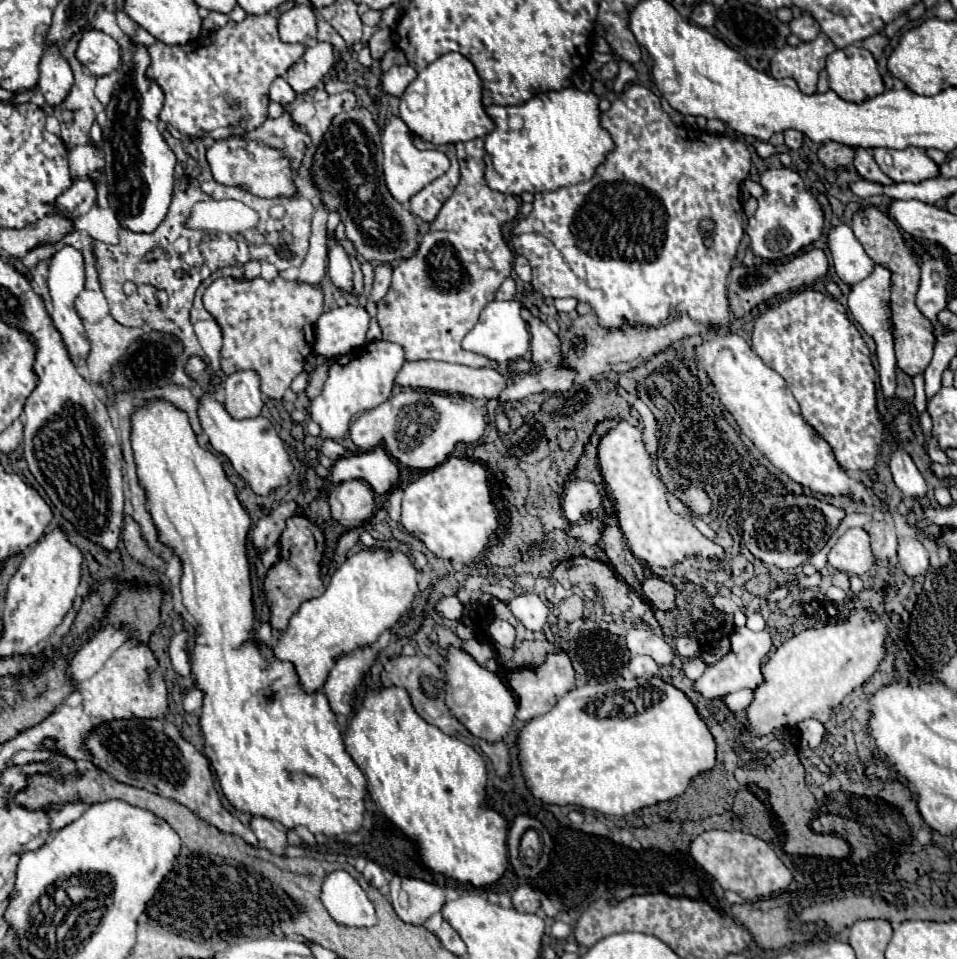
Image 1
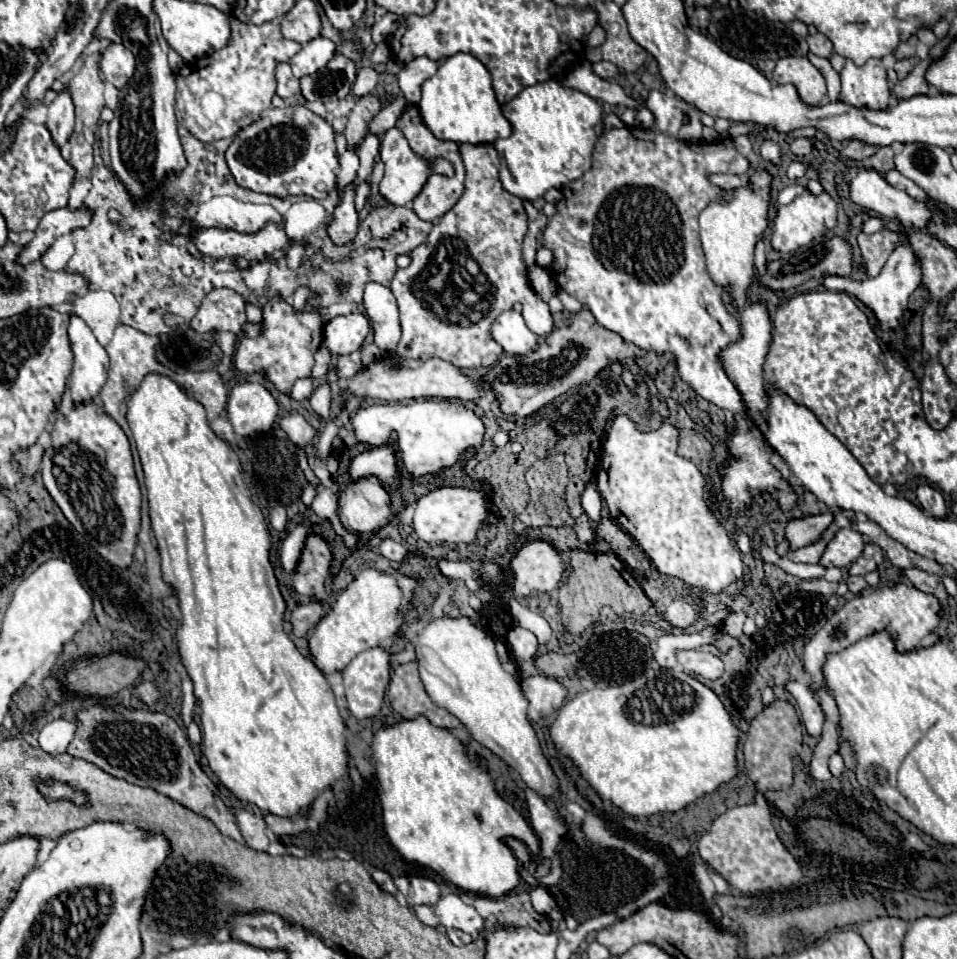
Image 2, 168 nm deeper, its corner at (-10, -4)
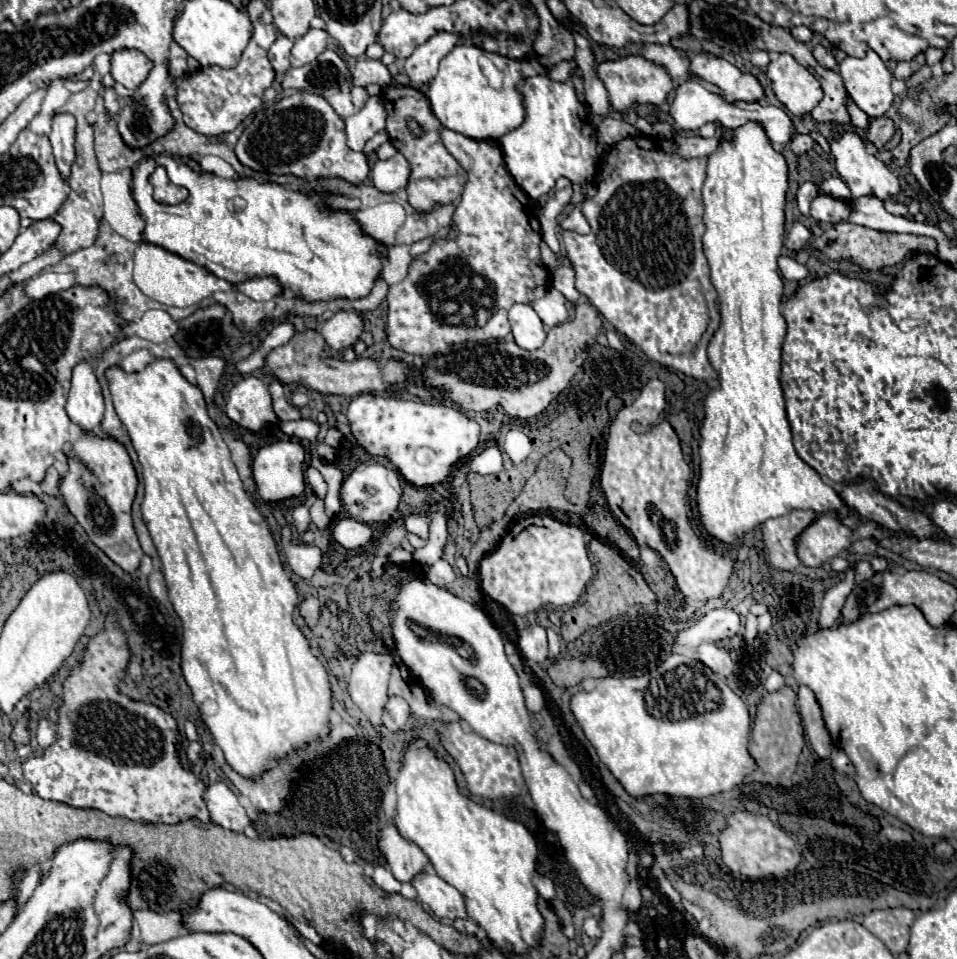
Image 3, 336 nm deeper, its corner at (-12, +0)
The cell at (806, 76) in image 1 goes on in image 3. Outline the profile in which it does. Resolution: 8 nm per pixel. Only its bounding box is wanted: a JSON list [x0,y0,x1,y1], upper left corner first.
[766,53,822,115]

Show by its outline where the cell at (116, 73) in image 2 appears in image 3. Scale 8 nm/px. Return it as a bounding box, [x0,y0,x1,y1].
[112,49,152,89]

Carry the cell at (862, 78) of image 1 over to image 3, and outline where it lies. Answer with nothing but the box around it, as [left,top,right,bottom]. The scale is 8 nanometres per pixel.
[838,51,894,117]

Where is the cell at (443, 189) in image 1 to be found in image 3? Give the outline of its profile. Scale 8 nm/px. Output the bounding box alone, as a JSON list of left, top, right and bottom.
[382,87,466,213]

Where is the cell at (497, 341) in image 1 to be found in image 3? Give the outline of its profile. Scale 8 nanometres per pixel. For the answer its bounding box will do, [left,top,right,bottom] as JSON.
[508,305,544,351]

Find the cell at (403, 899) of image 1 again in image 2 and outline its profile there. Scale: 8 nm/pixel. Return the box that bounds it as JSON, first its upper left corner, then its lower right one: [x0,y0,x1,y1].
[396,877,442,905]

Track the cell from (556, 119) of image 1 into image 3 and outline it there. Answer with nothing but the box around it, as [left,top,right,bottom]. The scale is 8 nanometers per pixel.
[500,75,596,201]

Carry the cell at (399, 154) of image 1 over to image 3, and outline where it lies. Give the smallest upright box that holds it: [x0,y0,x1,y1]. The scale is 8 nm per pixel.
[370,151,410,193]

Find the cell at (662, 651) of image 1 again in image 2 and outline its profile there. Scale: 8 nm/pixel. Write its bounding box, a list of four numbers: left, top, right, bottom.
[676,651,724,679]

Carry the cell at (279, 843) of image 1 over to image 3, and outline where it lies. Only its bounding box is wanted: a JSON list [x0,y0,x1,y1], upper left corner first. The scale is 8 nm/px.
[204,781,254,833]

